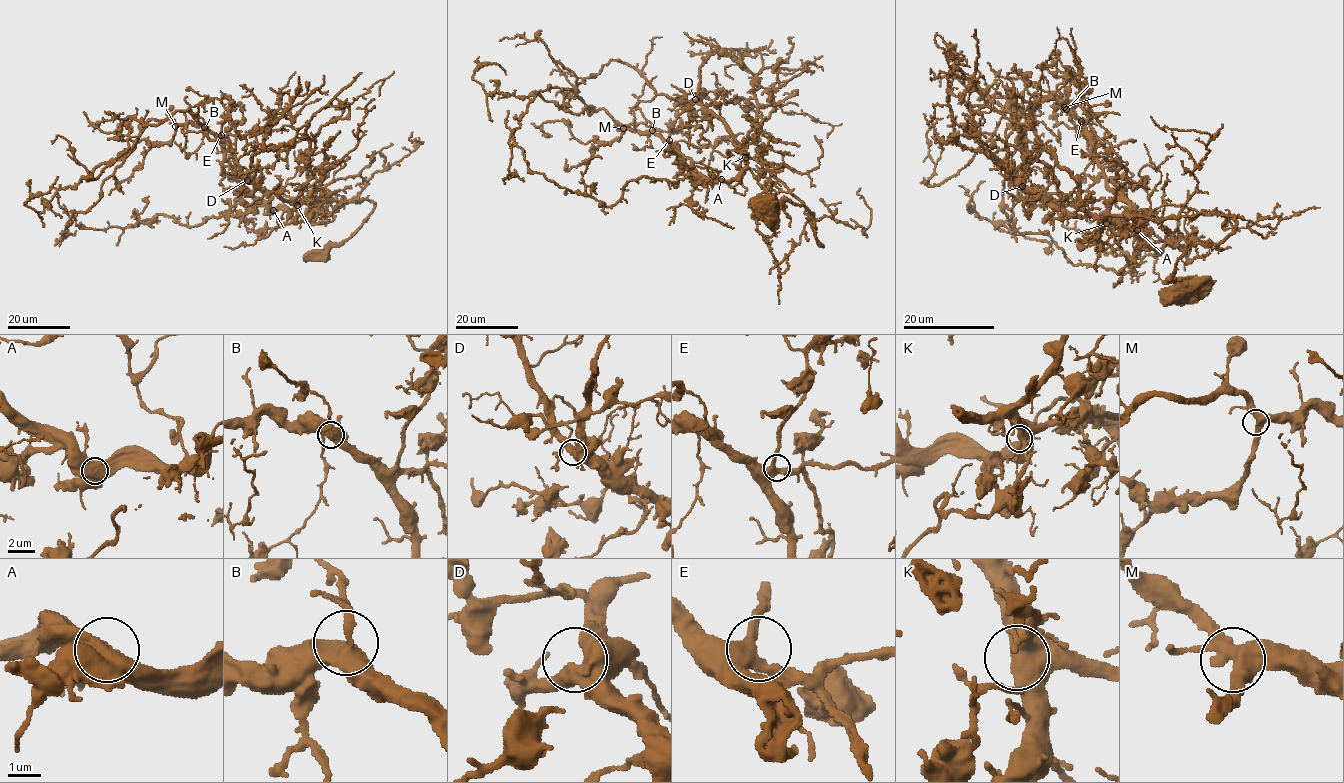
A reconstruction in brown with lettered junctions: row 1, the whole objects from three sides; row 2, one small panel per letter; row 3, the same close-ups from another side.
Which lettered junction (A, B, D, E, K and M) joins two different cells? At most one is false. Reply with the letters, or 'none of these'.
none of these

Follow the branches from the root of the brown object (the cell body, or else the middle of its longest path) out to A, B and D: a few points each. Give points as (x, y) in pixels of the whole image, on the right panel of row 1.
A: (1175, 298), (1169, 278), (1175, 263), (1192, 246), (1220, 243), (1235, 220), (1206, 213), (1107, 220), (1137, 230)
B: (1175, 298), (1175, 263), (1220, 243), (1235, 220), (1108, 221), (1140, 228), (1066, 109)
D: (1175, 298), (1169, 278), (1175, 263), (1192, 246), (1220, 243), (1234, 229), (1231, 215), (1073, 217), (1022, 186)

